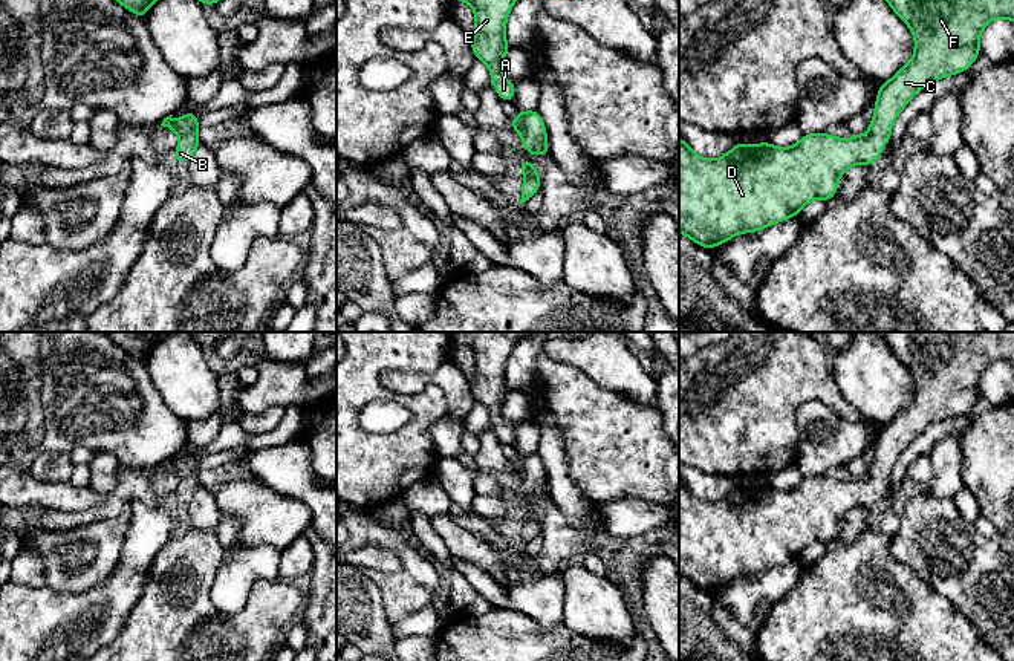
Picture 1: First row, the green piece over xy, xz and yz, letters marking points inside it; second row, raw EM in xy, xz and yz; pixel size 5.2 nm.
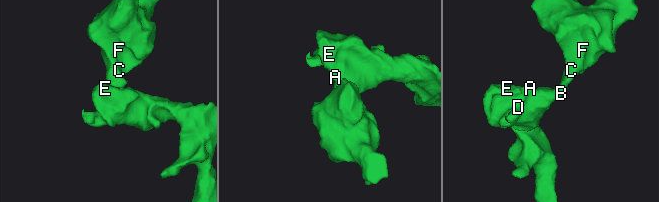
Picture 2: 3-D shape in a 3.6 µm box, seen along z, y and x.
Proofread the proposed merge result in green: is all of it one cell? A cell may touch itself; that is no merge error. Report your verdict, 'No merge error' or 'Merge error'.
No merge error

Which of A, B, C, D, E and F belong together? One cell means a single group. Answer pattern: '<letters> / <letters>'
A B C D E F

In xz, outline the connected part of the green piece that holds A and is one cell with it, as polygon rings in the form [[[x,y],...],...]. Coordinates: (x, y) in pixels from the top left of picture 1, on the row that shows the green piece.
[[[456,0],[470,3],[474,9],[476,37],[471,50],[476,60],[486,63],[491,72],[491,84],[497,95],[514,104],[517,81],[503,78],[503,60],[511,49],[505,38],[506,18],[517,0]]]

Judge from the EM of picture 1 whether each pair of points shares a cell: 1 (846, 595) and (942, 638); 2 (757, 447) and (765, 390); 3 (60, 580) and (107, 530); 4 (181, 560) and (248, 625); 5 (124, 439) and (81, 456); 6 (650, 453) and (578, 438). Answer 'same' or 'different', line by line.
1: same
2: same
3: same
4: same
5: different
6: same

